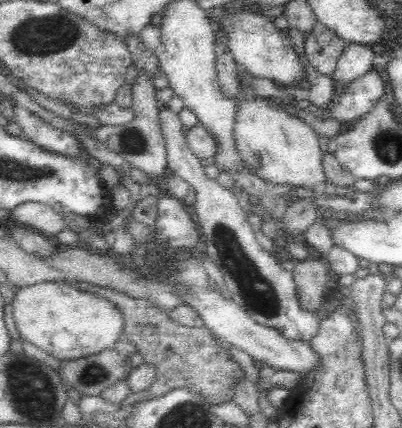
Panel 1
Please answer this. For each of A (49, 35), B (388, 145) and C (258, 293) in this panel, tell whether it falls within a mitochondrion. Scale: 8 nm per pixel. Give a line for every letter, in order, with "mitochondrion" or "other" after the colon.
A: mitochondrion
B: mitochondrion
C: mitochondrion

